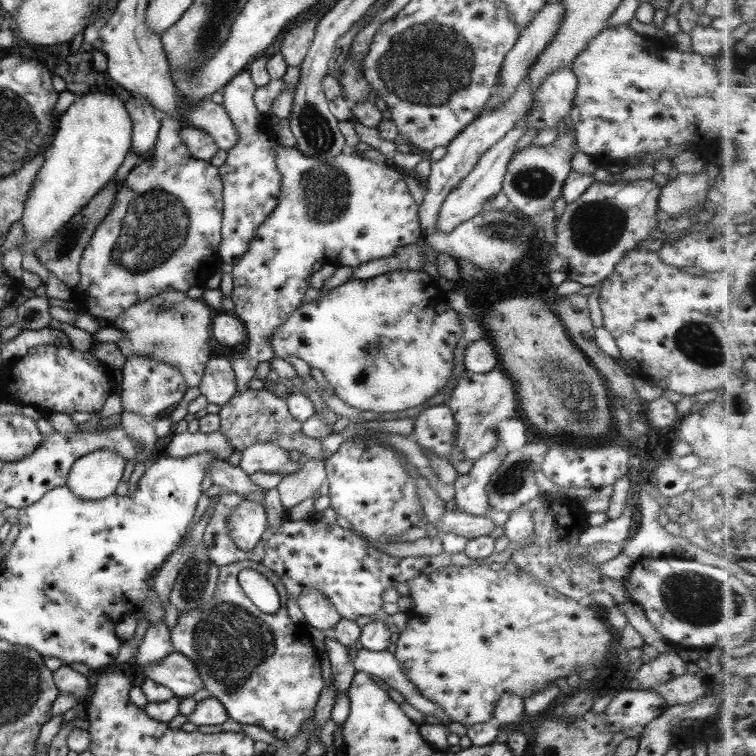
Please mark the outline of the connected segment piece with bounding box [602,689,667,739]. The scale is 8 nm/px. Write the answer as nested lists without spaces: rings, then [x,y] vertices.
[[[624,689],[611,700],[602,715],[609,732],[619,739],[617,732],[620,729],[625,731],[633,725],[644,727],[666,708],[657,692]]]

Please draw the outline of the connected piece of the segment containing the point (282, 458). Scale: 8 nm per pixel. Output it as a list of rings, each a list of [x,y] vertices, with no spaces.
[[[255,443],[241,451],[238,466],[247,470],[261,469],[262,471],[291,471],[297,463],[289,463],[289,452],[273,443]]]

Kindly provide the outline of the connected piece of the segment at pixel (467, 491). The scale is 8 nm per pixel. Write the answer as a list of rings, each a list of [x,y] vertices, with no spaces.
[[[497,439],[495,446],[488,453],[472,463],[468,473],[457,476],[452,484],[455,509],[473,516],[485,514],[488,507],[485,485],[499,468],[506,453],[505,445]]]

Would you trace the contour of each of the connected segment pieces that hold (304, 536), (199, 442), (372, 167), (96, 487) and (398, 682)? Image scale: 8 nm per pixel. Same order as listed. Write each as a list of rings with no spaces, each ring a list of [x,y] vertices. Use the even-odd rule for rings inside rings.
[[[222,494],[219,500],[213,504],[214,510],[212,511],[211,518],[206,522],[202,534],[202,543],[207,549],[208,559],[217,568],[231,564],[236,560],[250,560],[259,563],[261,566],[273,572],[275,576],[282,582],[285,587],[287,596],[292,596],[296,600],[300,590],[305,587],[316,588],[329,602],[335,607],[335,610],[343,620],[351,620],[355,622],[358,616],[370,615],[373,616],[381,611],[381,593],[389,586],[396,586],[399,582],[407,581],[414,576],[421,574],[429,574],[438,568],[444,566],[469,566],[477,565],[477,560],[467,558],[462,552],[457,554],[436,554],[433,556],[406,556],[403,558],[389,556],[382,551],[375,549],[367,543],[365,539],[361,539],[351,533],[347,529],[339,527],[337,523],[327,525],[316,521],[314,514],[310,514],[308,518],[293,521],[286,516],[283,518],[283,523],[275,529],[268,529],[260,536],[259,542],[248,551],[237,550],[235,544],[230,539],[226,529],[226,520],[233,509],[236,509],[238,502],[242,498],[238,494]]]
[[[220,429],[211,433],[198,431],[175,433],[170,439],[164,450],[167,457],[185,458],[195,453],[210,452],[217,459],[226,460],[232,453]]]
[[[278,143],[273,147],[273,155],[275,156],[275,169],[279,174],[279,181],[281,181],[281,190],[279,190],[279,200],[275,203],[275,208],[269,212],[269,216],[263,220],[263,224],[259,224],[255,228],[253,238],[249,240],[245,252],[239,257],[235,264],[232,264],[231,278],[233,283],[233,290],[231,290],[230,300],[233,303],[232,314],[237,317],[245,329],[245,338],[247,344],[243,349],[237,349],[237,354],[230,358],[230,365],[233,369],[236,378],[236,390],[242,391],[247,389],[247,381],[254,377],[256,366],[259,363],[267,363],[274,358],[271,352],[271,347],[268,345],[268,340],[272,335],[272,330],[277,328],[279,324],[288,317],[288,314],[299,308],[303,302],[305,292],[308,290],[308,282],[306,278],[312,274],[312,268],[315,263],[331,264],[335,267],[357,267],[360,264],[382,259],[391,258],[393,253],[404,246],[417,244],[420,238],[419,218],[417,215],[418,206],[409,195],[408,189],[403,177],[399,173],[385,165],[377,165],[372,161],[364,160],[350,151],[344,151],[333,158],[325,158],[325,160],[317,160],[317,158],[307,158],[303,156],[299,150],[293,147],[280,146]]]
[[[109,449],[88,452],[73,461],[64,485],[79,498],[105,498],[115,492],[125,462]]]
[[[362,649],[357,652],[351,665],[355,673],[365,672],[367,675],[383,678],[388,687],[403,697],[405,703],[424,716],[437,718],[444,727],[452,722],[437,704],[431,703],[431,700],[425,700],[419,691],[415,690],[413,684],[408,682],[393,654],[387,651],[370,652]]]

